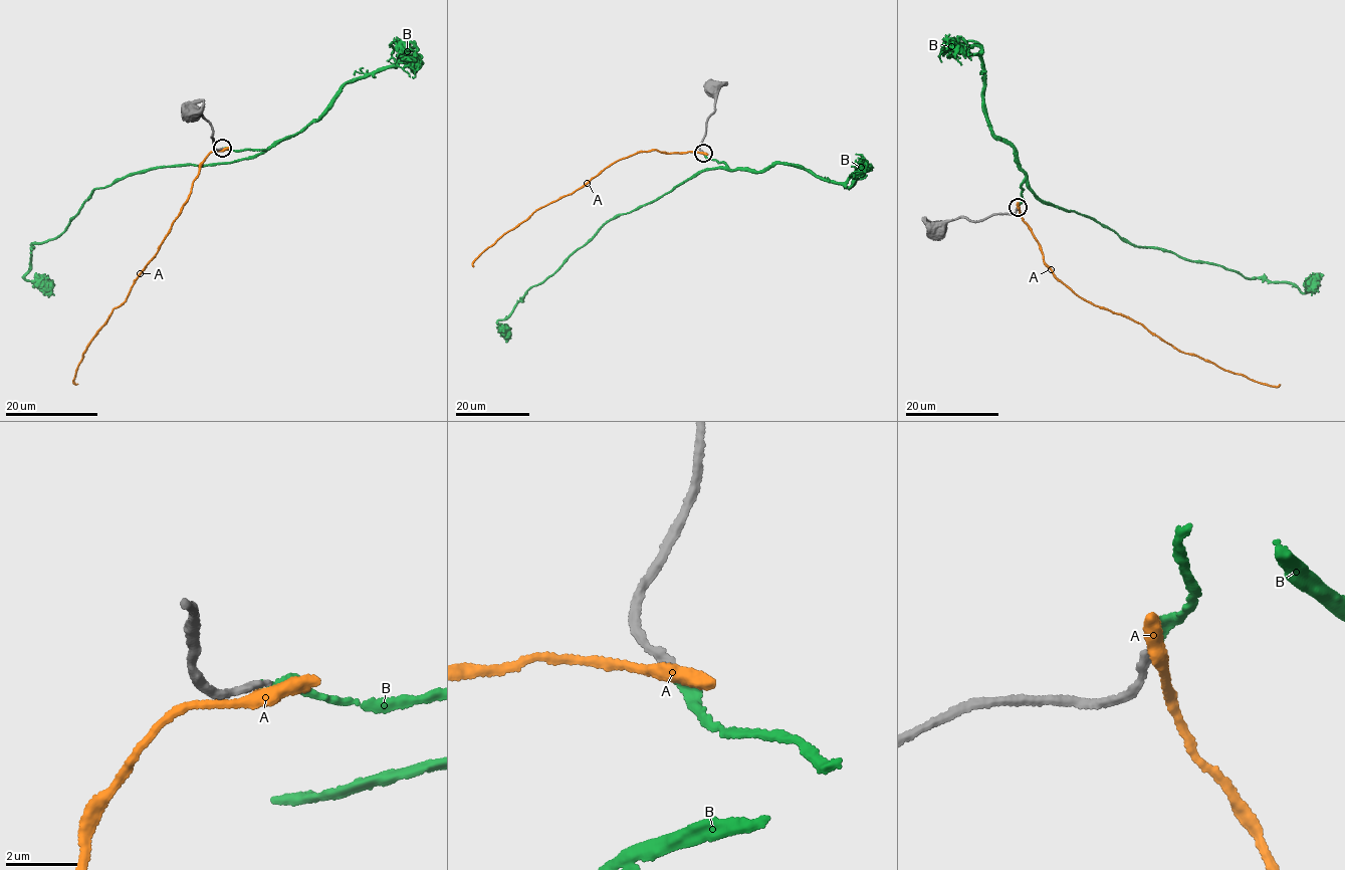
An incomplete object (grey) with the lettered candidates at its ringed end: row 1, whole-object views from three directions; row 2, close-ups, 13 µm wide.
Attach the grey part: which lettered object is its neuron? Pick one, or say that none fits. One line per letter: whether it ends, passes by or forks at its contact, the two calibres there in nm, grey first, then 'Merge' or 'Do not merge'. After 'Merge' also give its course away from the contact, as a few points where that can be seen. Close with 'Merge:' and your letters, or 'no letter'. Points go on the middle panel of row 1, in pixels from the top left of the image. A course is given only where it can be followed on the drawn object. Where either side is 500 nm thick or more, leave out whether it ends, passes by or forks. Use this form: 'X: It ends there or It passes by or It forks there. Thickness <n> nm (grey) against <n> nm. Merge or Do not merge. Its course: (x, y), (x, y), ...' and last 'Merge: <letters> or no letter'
A: It passes by. Thickness 240 nm (grey) against 380 nm. Do not merge
B: It ends there. Thickness 240 nm (grey) against 190 nm. Merge. Its course: (702, 153), (725, 165), (695, 174), (606, 222), (497, 321), (503, 332)
Merge: B

